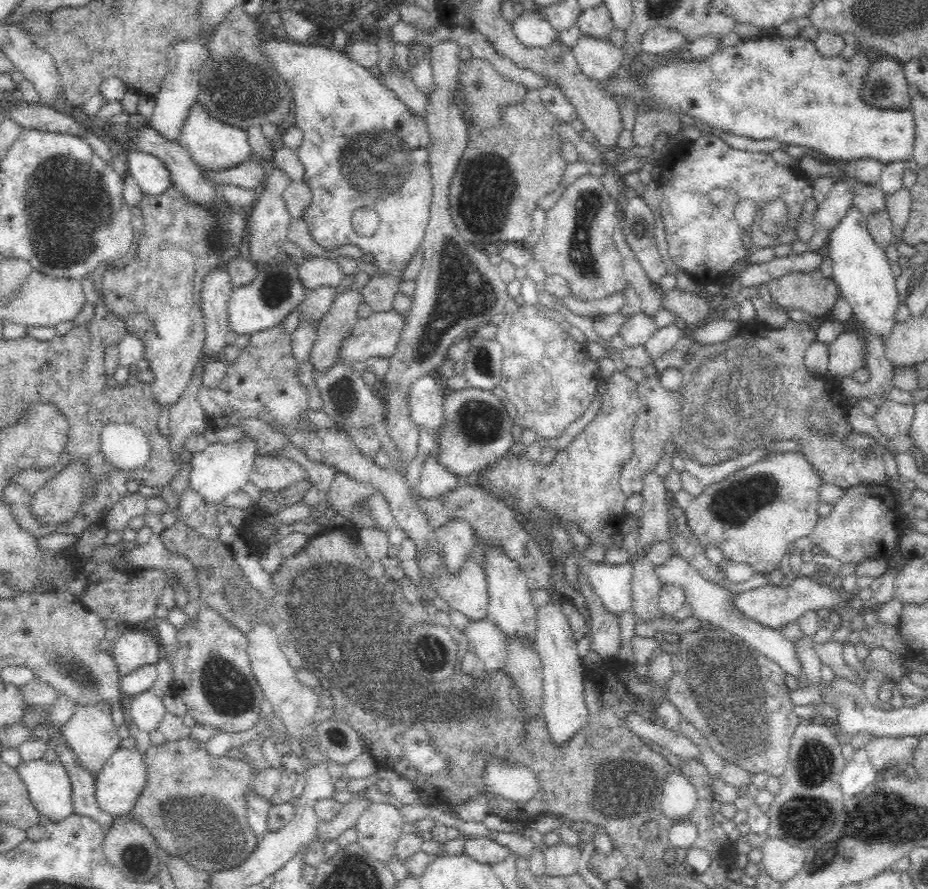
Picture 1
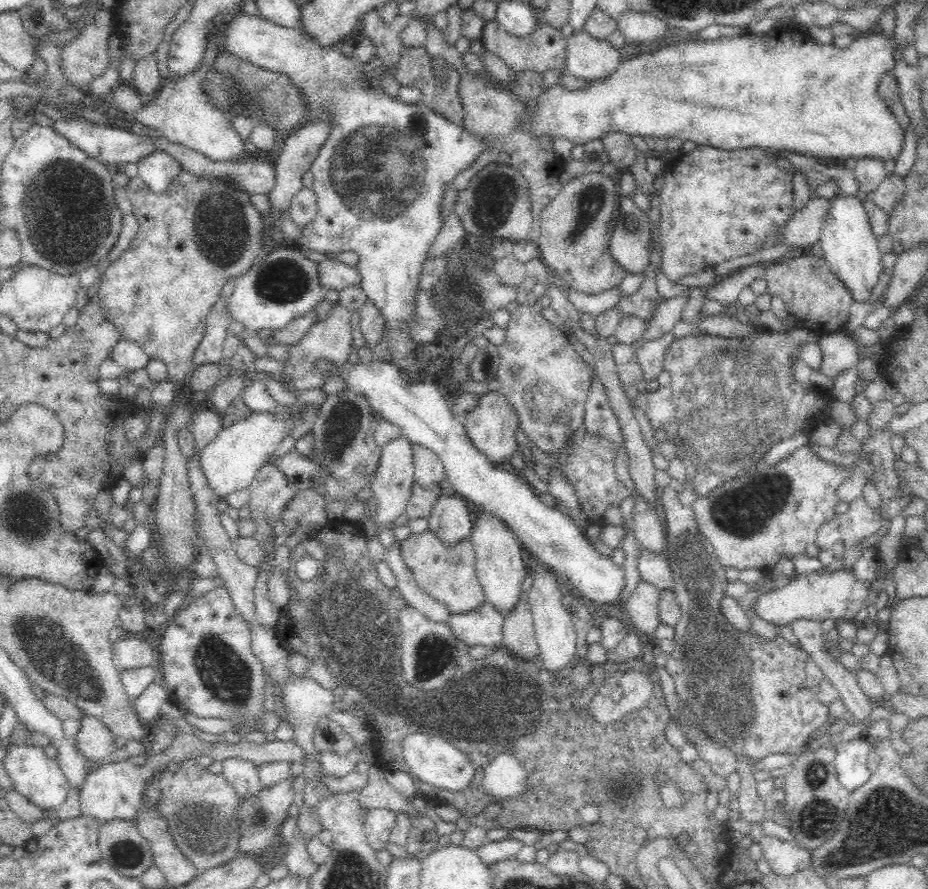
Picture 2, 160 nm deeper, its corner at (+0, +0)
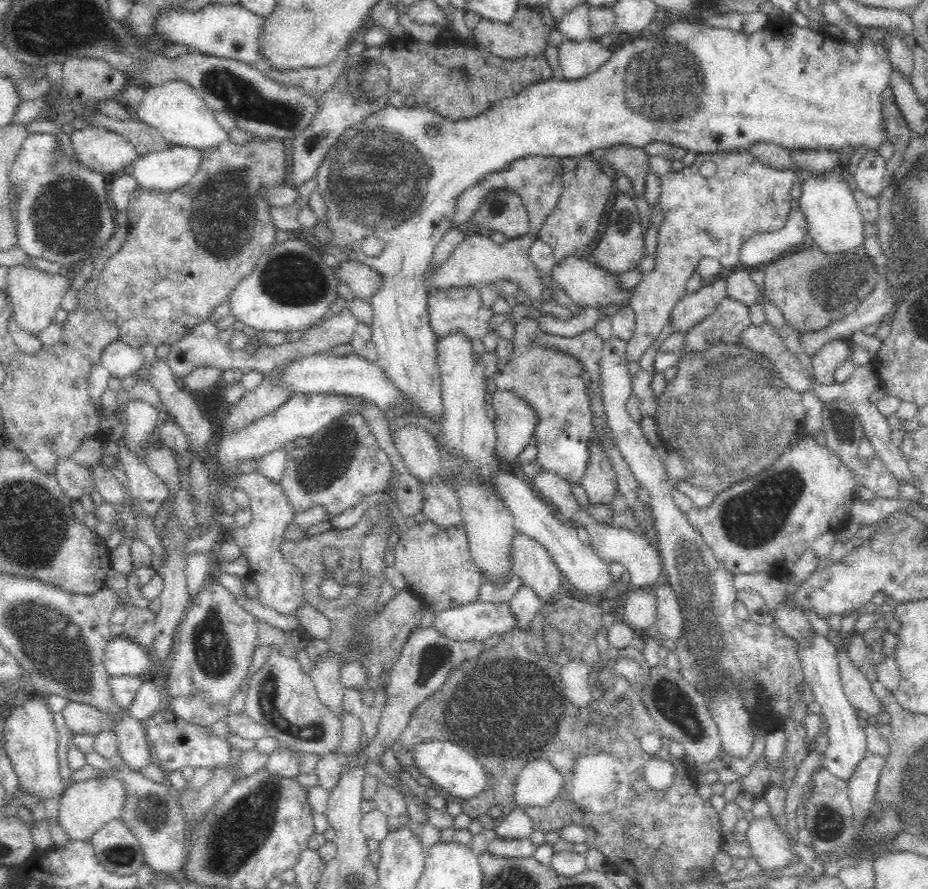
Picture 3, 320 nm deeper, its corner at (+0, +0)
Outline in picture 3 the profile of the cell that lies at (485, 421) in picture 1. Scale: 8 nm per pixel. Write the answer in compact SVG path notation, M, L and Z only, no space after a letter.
M497 390L492 396L496 420L496 458L499 462L516 460L536 430L536 413L508 390Z

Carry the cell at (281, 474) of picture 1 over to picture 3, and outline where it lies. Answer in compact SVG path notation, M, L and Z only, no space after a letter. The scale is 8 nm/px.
M256 470L245 474L240 472L235 479L235 486L240 487L250 501L250 513L252 522L244 528L233 528L229 531L238 548L248 556L250 570L249 580L256 584L256 597L262 605L283 615L296 616L298 608L306 602L301 587L301 574L295 570L292 564L282 556L281 544L285 539L284 533L288 524L295 518L294 508L288 501L288 495L284 493L279 482L270 480Z

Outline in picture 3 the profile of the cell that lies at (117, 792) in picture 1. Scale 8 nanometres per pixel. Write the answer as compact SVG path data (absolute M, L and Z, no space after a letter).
M102 775L73 784L63 792L59 806L58 820L66 829L70 839L88 839L105 823L120 819L126 806L126 783L116 775Z

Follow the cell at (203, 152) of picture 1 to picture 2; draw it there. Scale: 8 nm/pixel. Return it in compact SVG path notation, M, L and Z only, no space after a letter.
M228 14L228 16L214 18L203 63L198 70L194 71L194 74L176 80L176 84L167 82L161 86L154 94L154 99L130 117L133 122L156 129L166 140L177 145L187 146L214 162L238 161L247 156L244 150L244 141L236 132L236 127L225 116L225 113L210 101L211 96L206 93L204 81L202 81L208 69L213 66L220 47L223 46L219 37L232 16Z

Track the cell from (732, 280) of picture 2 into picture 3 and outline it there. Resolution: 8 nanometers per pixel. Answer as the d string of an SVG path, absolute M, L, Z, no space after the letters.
M724 273L704 282L698 291L687 292L674 306L670 321L672 333L690 330L703 318L712 314L724 299L728 299L728 279Z

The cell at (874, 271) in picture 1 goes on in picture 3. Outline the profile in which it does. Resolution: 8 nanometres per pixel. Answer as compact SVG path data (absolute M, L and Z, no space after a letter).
M826 173L823 176L816 176L804 182L801 196L799 197L799 208L808 217L809 242L818 246L820 250L832 256L832 254L856 254L863 250L866 240L864 230L864 219L858 208L853 191L841 178L839 173Z

